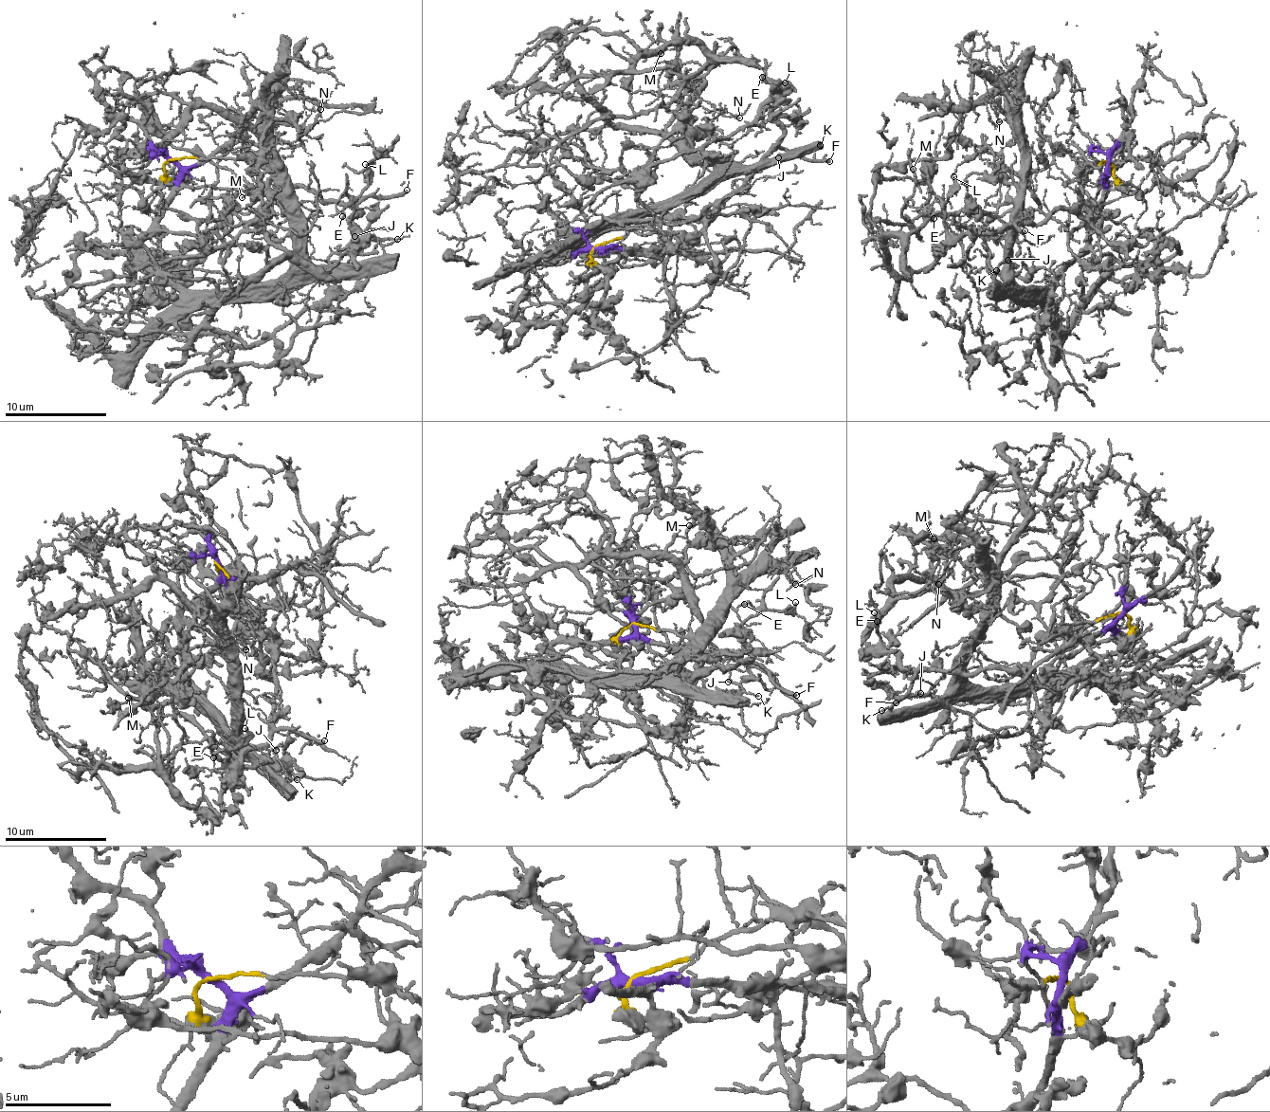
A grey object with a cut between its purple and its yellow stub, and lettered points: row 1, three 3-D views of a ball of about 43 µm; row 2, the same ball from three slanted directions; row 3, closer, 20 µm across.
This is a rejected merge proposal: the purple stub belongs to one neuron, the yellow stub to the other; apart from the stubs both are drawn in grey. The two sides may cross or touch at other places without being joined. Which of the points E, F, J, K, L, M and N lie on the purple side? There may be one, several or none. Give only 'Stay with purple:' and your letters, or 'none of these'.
Stay with purple: J, K, M, N

